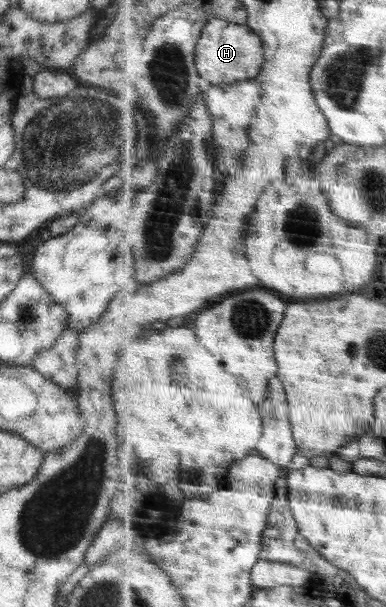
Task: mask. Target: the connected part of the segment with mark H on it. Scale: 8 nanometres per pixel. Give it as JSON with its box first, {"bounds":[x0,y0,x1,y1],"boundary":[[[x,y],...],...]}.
{"bounds":[197,18,267,84],"boundary":[[[212,18],[204,28],[203,38],[197,47],[197,66],[201,77],[212,84],[233,84],[254,79],[261,74],[267,62],[263,37],[248,25]]]}

